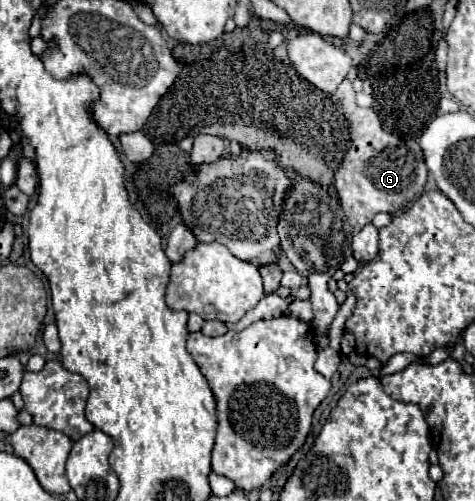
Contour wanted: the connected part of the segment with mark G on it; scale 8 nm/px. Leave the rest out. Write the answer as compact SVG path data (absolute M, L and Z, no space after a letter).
M345 78L337 92L335 100L343 110L343 118L349 124L349 150L345 152L339 168L335 170L335 188L339 194L341 208L353 226L353 232L359 232L367 226L377 212L397 212L407 206L411 200L423 194L427 180L427 166L423 162L423 152L417 142L403 140L395 134L389 134L381 128L379 116L373 108L359 108L355 102L355 90Z

